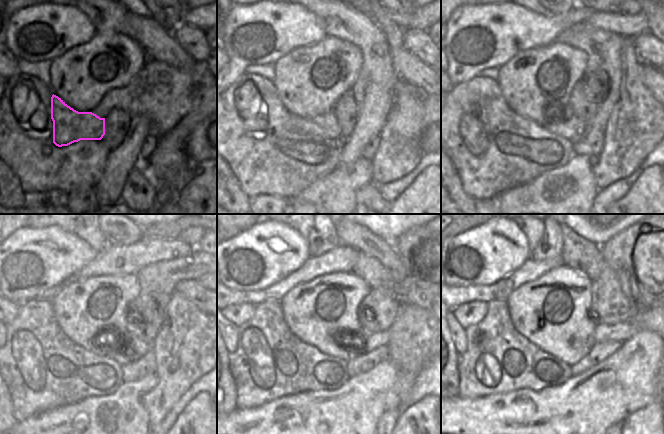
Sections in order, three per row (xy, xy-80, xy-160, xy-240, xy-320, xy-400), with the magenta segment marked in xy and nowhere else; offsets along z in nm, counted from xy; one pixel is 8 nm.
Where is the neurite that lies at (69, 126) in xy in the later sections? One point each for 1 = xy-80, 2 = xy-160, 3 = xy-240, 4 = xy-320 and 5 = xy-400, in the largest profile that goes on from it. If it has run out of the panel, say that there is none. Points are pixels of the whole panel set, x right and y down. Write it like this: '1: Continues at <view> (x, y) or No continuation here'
1: Continues at xy-80 (326, 126)
2: Continues at xy-160 (565, 124)
3: Continues at xy-240 (136, 348)
4: Continues at xy-320 (370, 341)
5: Continues at xy-400 (621, 332)

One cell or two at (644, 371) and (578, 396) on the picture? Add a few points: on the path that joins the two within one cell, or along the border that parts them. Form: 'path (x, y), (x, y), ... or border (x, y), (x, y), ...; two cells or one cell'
path (628, 379), (602, 396), (594, 396); one cell

